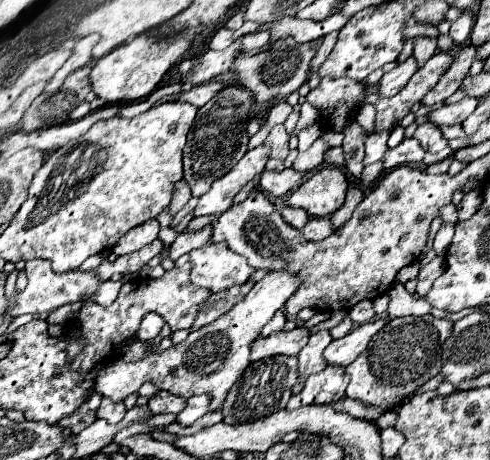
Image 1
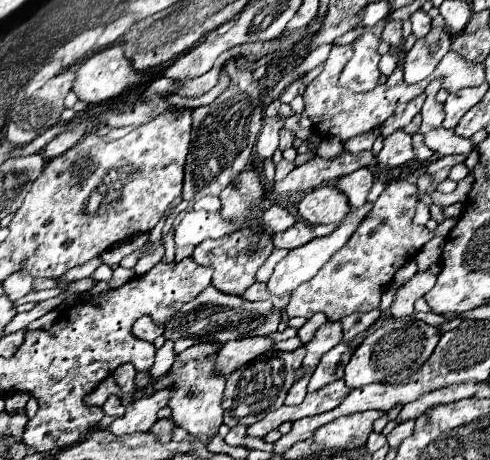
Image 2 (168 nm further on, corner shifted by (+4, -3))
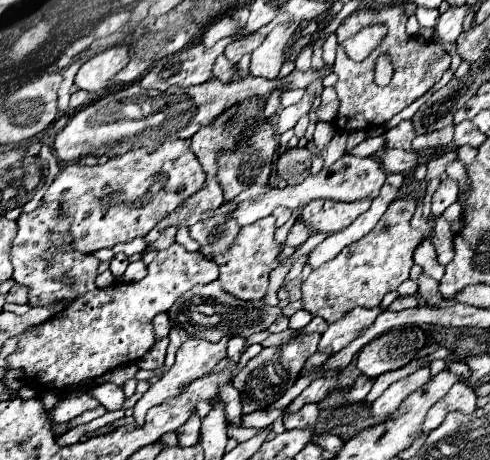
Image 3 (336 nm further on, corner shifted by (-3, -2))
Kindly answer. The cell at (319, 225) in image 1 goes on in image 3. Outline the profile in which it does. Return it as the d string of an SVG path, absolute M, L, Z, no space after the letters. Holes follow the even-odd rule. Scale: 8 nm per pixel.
M296 221L294 227L288 231L288 239L286 239L286 245L290 247L300 247L306 239L310 237L310 227L304 223L304 221Z

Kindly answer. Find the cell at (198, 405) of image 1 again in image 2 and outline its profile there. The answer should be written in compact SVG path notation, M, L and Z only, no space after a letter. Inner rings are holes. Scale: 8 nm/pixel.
M161 418L161 420L157 420L157 422L153 424L151 432L153 432L161 442L169 442L175 428L177 428L177 424L173 422L173 418Z

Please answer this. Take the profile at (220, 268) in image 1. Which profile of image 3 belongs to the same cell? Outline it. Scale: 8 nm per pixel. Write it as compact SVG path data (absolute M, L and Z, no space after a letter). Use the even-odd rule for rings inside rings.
M268 215L264 219L258 219L252 225L242 227L240 235L236 237L236 243L228 249L226 255L218 255L216 263L220 267L218 281L222 283L222 289L230 293L236 299L242 301L254 301L260 299L266 293L268 287L268 265L274 261L278 253L278 243L274 239L274 215Z

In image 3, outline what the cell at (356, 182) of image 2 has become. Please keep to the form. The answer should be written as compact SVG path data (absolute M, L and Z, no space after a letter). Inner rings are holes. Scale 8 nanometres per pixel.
M342 155L334 165L330 165L328 169L318 171L316 175L308 175L304 179L304 183L294 185L294 187L284 187L284 189L270 189L266 195L254 199L254 201L242 201L238 205L238 209L232 213L232 217L236 217L236 221L240 223L240 227L250 225L254 221L258 221L260 217L268 217L276 207L288 207L290 211L294 209L302 209L304 205L308 205L314 199L332 199L332 201L358 201L358 199L374 199L380 193L380 187L386 181L386 173L380 165L378 159L374 157L352 157L352 155Z

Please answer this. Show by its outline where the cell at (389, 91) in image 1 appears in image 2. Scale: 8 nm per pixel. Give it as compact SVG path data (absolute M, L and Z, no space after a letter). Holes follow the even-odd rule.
M433 28L425 40L419 40L403 60L403 80L405 84L415 84L431 76L439 60L451 50L451 36L441 30Z

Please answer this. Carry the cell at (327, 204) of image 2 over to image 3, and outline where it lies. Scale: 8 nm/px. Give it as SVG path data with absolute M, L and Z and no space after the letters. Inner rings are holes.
M316 199L302 209L300 217L312 231L322 231L326 235L332 235L336 231L346 229L358 215L368 211L370 203L372 199L362 199L352 203Z

